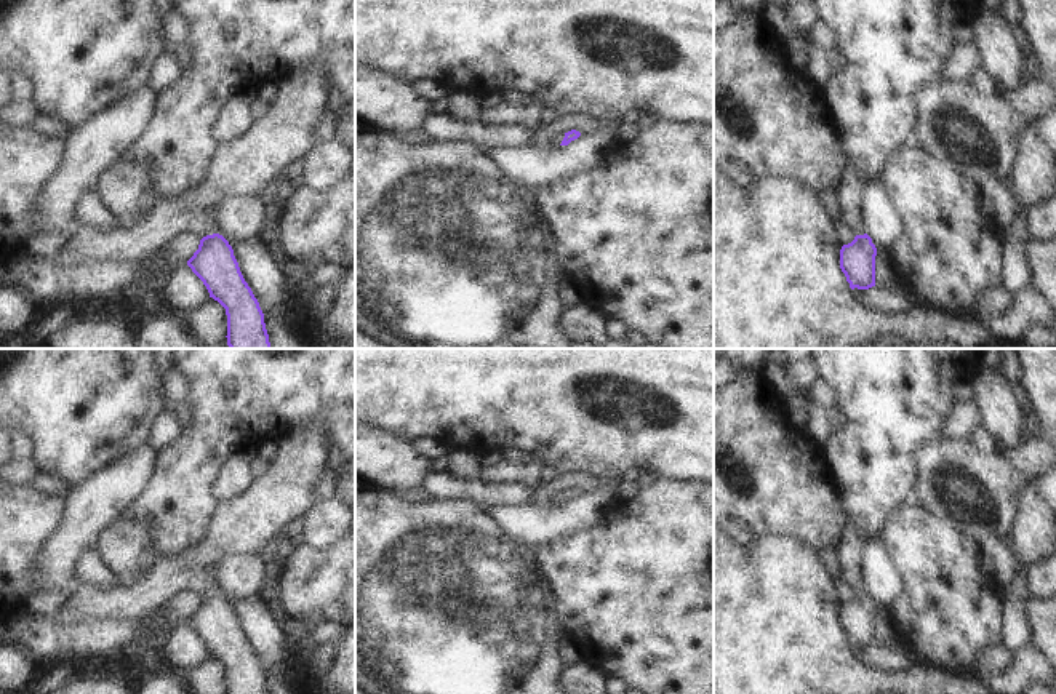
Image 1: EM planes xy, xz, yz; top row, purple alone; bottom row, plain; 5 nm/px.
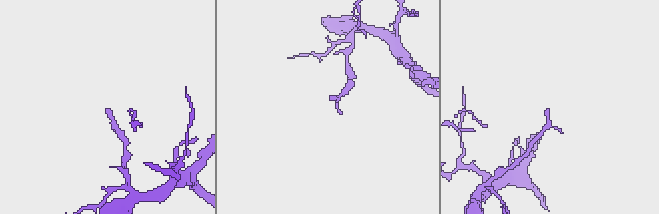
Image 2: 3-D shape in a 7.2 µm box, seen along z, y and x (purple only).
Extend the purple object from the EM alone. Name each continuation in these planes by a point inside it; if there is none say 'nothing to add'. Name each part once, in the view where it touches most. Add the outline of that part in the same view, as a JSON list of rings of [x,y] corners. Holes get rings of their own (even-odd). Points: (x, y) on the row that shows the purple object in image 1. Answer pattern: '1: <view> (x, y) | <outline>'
1: xy (239, 168) | [[[309,61],[275,85],[275,99],[266,112],[253,120],[240,138],[218,146],[208,173],[194,189],[173,198],[158,200],[154,209],[130,229],[122,225],[114,229],[78,227],[56,251],[51,262],[59,265],[78,264],[86,259],[138,262],[162,249],[181,232],[190,232],[198,238],[216,233],[216,208],[224,197],[259,197],[272,177],[296,158],[302,158],[317,144],[312,138],[312,126],[328,98],[325,62]]]

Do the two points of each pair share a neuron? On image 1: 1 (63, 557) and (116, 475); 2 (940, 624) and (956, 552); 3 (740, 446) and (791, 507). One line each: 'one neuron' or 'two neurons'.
1: one neuron
2: one neuron
3: one neuron

